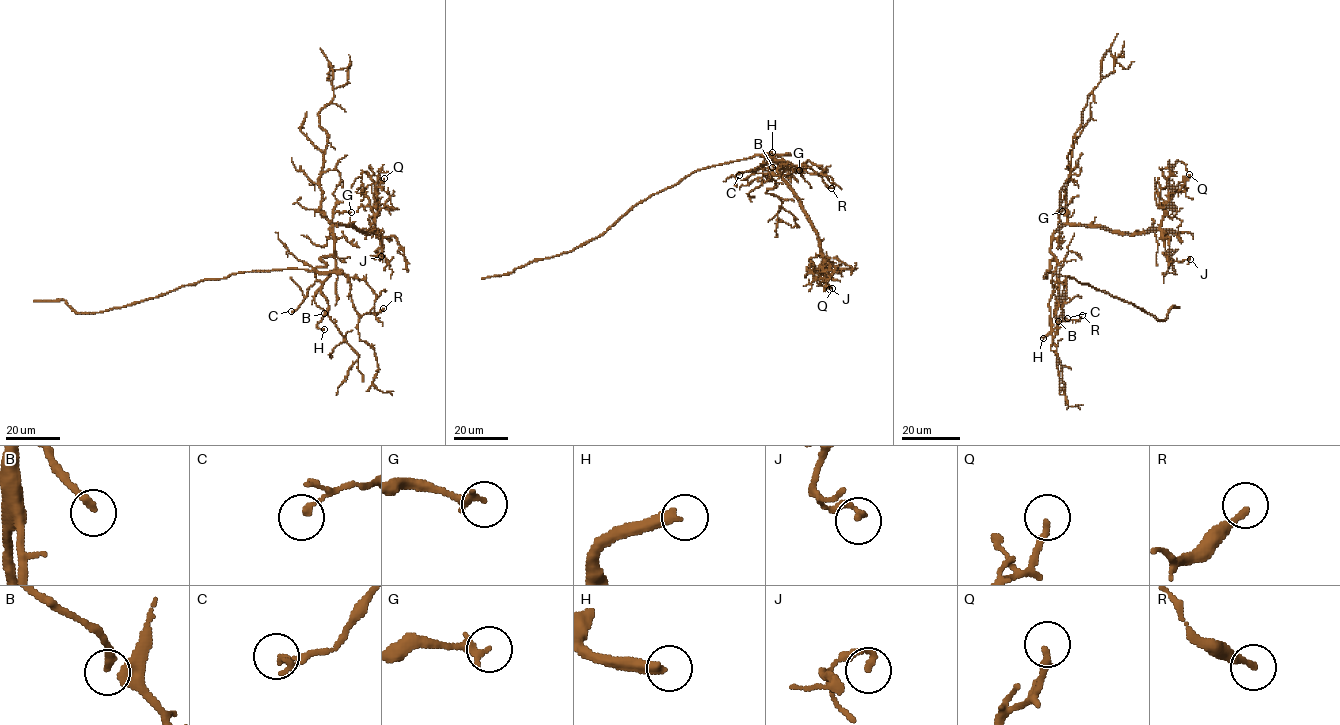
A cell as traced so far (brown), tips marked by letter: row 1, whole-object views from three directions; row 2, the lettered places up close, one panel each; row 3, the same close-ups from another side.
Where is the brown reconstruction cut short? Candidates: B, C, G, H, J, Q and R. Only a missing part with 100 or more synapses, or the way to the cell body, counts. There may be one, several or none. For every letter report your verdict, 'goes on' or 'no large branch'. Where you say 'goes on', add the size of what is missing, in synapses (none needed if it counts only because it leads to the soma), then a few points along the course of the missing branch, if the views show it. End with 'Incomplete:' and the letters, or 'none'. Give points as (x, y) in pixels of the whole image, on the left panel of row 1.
B: no large branch
C: no large branch
G: no large branch
H: goes on; course (324, 329), (337, 336), (344, 334), (357, 327), (374, 306), (385, 302)
J: no large branch
Q: no large branch
R: no large branch
Incomplete: H

